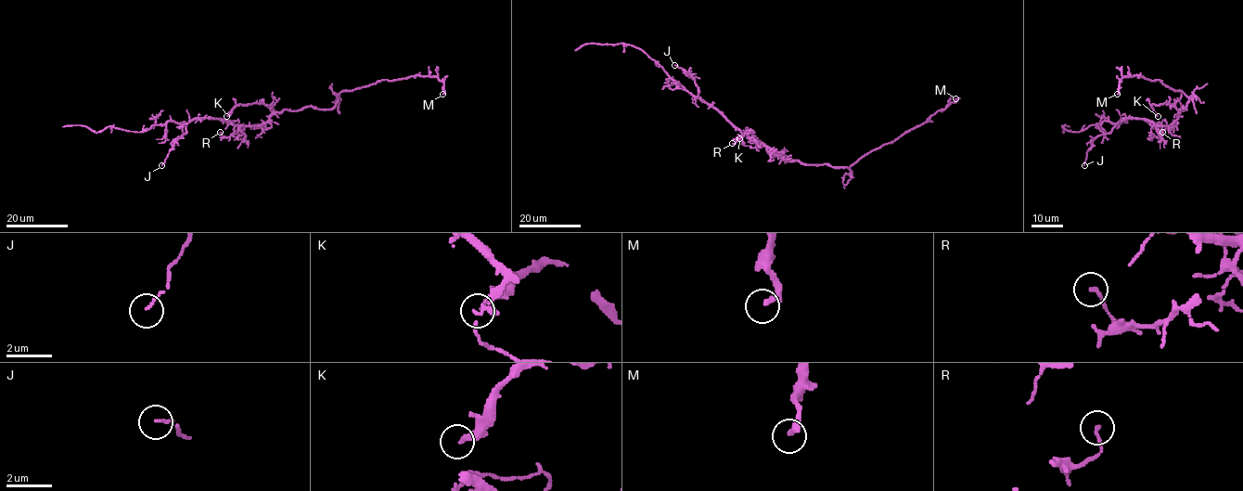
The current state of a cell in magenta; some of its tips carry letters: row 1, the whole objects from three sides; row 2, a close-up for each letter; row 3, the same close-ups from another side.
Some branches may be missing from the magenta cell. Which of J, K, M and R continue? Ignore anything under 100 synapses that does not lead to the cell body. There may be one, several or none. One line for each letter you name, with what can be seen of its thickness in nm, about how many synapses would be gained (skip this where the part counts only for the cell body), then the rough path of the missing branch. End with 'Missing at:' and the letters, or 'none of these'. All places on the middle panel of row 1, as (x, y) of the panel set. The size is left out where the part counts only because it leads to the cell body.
Missing at: none of these

